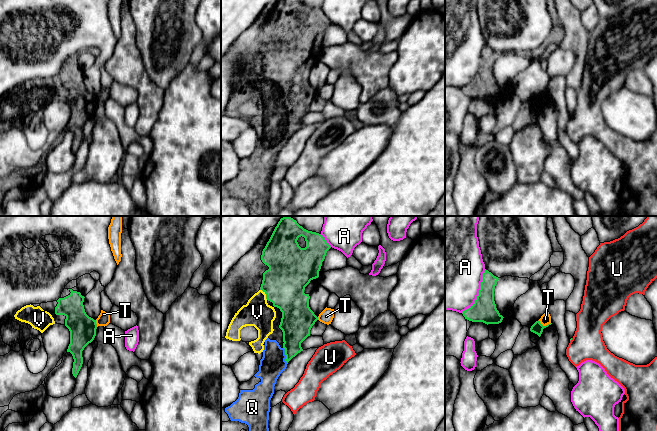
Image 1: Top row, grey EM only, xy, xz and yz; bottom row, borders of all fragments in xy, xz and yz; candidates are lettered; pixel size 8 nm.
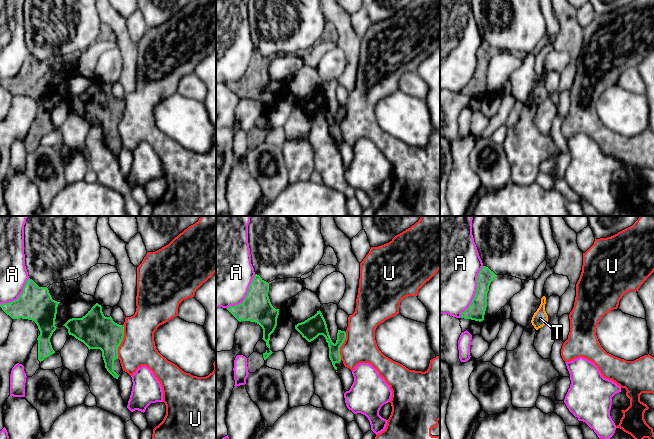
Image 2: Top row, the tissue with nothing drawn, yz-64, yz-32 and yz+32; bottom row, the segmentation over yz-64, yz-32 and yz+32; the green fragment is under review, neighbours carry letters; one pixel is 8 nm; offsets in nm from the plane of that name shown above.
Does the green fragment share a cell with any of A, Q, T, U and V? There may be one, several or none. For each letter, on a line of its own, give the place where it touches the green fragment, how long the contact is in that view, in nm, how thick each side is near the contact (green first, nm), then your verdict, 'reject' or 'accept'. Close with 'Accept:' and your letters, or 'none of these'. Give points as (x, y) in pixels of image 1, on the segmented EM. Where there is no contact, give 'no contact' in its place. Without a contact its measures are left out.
A: meets green in yz at (479, 292); contact 400 nm long; 190 nm thick on the green side, 480 nm on the other; reject
Q: meets green in xz at (285, 354); contact 140 nm long; 240 nm thick on the green side, 200 nm on the other; accept
T: meets green in yz at (544, 326); contact 110 nm long; 90 nm thick on the green side, 90 nm on the other; reject
U: meets green in yz at (571, 339); contact 40 nm long; 20 nm thick on the green side, 260 nm on the other; reject
V: meets green in xz at (265, 293); contact 110 nm long; 340 nm thick on the green side, 220 nm on the other; accept
Accept: Q, V

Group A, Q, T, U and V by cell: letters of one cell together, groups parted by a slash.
A / Q V / T / U

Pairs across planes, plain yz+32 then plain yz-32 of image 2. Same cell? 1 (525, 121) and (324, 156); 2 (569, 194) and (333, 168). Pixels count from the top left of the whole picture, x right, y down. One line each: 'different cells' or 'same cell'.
1: different cells
2: same cell

